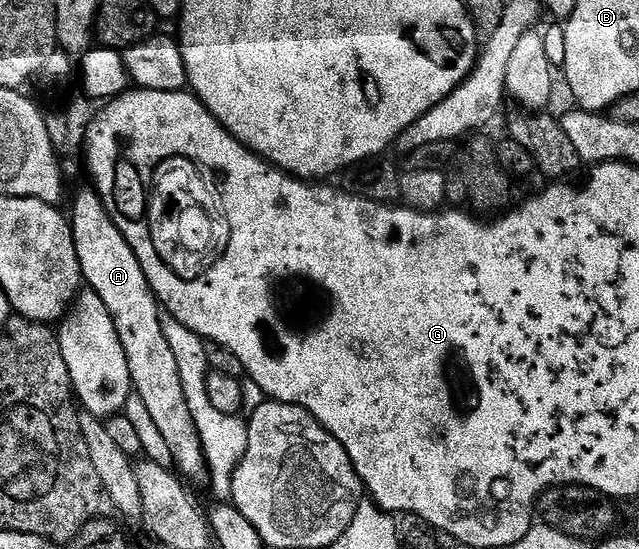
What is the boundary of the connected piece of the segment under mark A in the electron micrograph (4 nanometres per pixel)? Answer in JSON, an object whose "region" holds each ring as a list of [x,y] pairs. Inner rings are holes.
{"region":[[[95,190],[76,193],[75,204],[69,210],[69,222],[77,249],[77,261],[81,261],[84,284],[95,291],[101,301],[105,301],[105,309],[109,309],[113,317],[117,337],[121,337],[121,345],[129,361],[129,377],[134,394],[145,401],[145,409],[149,409],[153,425],[157,425],[157,430],[161,432],[178,474],[188,484],[206,484],[209,468],[207,453],[203,450],[203,437],[181,385],[177,357],[173,357],[173,349],[169,349],[169,341],[165,341],[165,333],[161,329],[161,304],[151,291],[141,269],[141,261],[137,261],[129,241],[125,241],[121,229],[117,229],[113,217],[109,217]]]}

